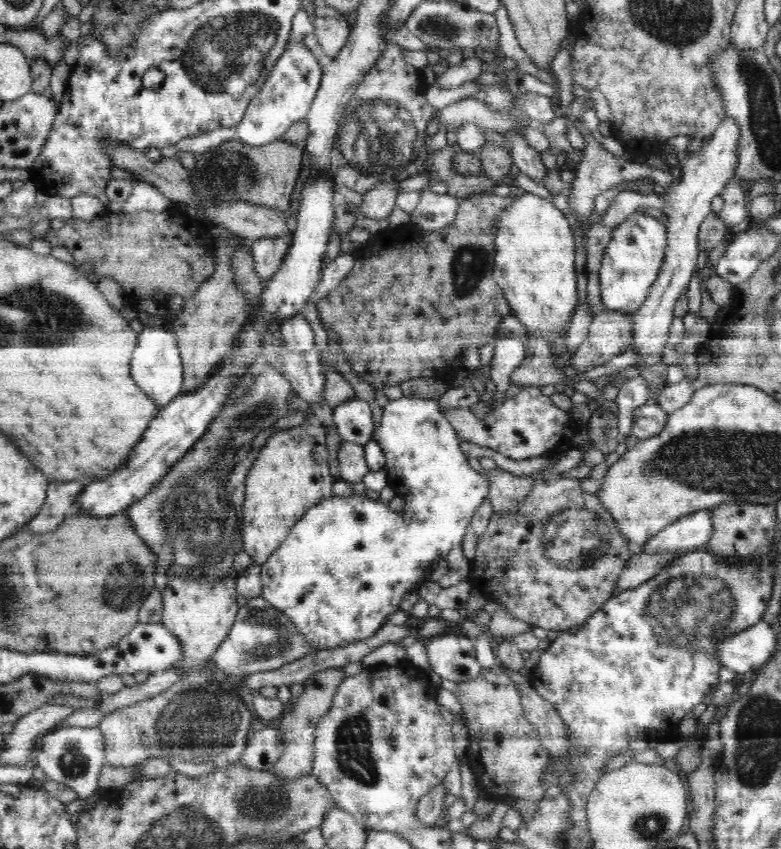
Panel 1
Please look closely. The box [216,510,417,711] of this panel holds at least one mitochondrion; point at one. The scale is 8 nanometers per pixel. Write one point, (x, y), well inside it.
(266, 640)

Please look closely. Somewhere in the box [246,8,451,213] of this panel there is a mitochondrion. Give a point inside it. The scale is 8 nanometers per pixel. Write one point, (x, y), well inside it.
(381, 132)

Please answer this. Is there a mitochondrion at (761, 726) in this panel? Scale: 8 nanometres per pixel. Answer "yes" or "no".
yes

